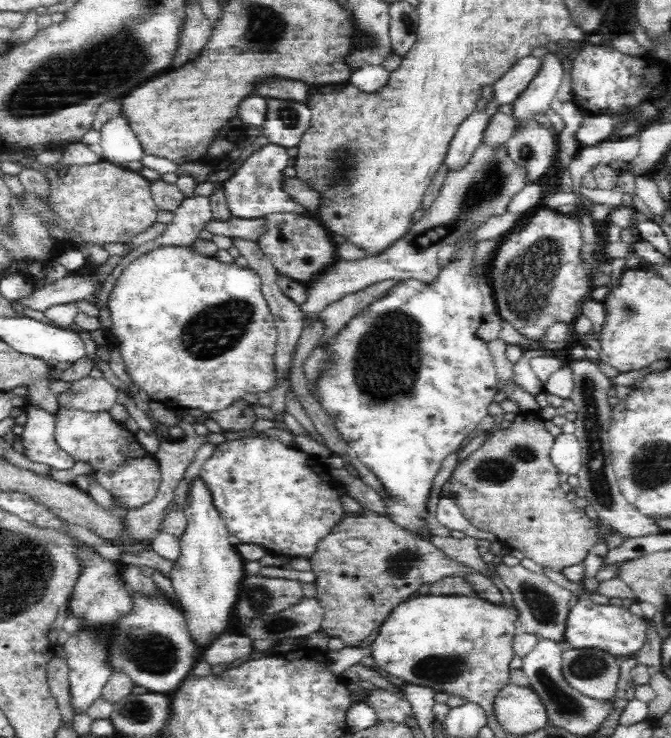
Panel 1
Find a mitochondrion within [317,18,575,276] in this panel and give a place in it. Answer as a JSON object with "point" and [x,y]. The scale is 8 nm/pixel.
{"point":[489,185]}

